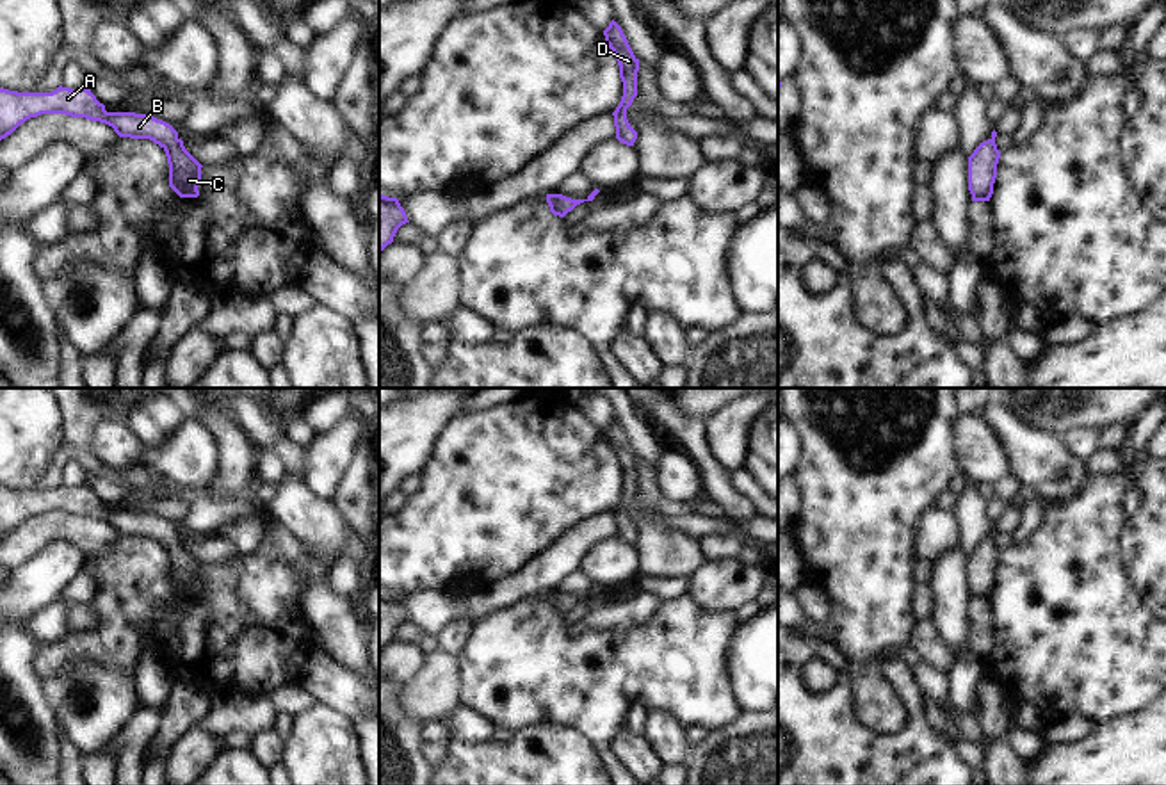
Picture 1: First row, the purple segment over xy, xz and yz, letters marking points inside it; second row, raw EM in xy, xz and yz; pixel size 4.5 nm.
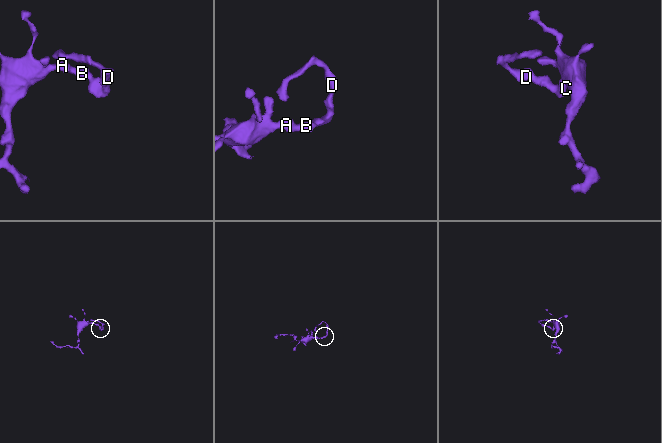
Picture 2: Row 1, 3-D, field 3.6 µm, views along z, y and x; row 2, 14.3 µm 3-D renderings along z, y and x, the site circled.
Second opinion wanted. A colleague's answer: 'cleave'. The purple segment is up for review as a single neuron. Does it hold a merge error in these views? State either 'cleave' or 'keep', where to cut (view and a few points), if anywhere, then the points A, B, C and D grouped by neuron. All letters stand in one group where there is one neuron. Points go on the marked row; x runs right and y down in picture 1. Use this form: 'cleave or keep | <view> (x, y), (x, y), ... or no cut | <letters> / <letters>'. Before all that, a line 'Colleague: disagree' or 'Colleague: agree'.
Colleague: disagree
keep | no cut | A B C D

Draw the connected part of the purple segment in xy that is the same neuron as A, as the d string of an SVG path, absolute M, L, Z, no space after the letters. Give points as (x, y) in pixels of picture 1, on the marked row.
M59 85L52 93L18 93L0 87L0 141L21 123L41 114L66 114L100 121L114 128L119 137L150 139L158 144L169 164L169 187L180 198L198 198L201 164L185 150L178 132L166 121L148 114L107 112L91 89Z

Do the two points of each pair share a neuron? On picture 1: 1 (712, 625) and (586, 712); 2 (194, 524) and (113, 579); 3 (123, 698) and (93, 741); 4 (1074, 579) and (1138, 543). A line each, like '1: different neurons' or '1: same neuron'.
1: same neuron
2: different neurons
3: same neuron
4: different neurons

